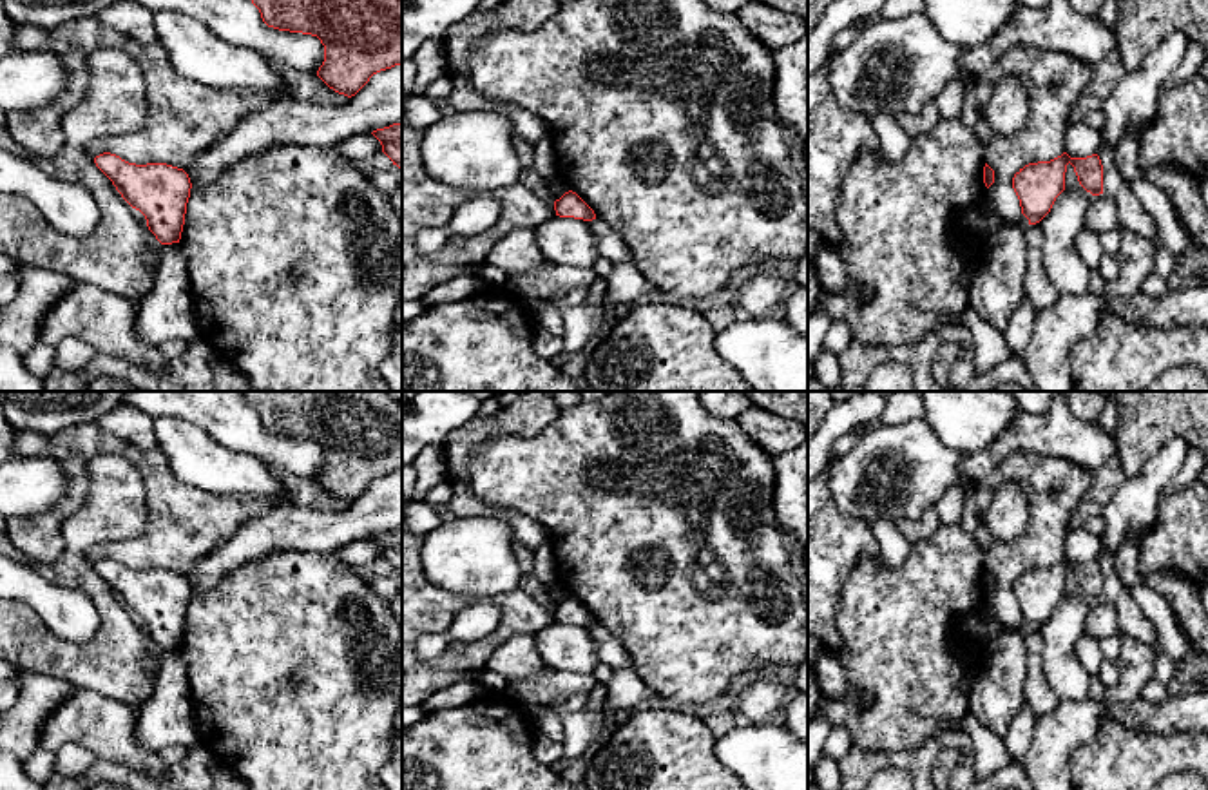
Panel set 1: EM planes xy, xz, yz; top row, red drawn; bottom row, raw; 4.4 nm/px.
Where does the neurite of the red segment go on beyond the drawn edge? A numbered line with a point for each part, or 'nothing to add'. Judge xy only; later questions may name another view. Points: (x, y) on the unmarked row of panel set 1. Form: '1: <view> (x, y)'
nothing to add

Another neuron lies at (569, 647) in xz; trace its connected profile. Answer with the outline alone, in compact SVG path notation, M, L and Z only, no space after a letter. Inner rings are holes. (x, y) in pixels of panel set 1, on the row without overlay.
M554 621L534 634L543 663L554 670L594 674L599 665L589 627Z

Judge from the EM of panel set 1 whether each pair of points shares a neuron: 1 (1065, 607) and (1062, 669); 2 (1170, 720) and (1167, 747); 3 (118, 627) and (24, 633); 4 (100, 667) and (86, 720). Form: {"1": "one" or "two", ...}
{"1": "one", "2": "two", "3": "one", "4": "two"}

